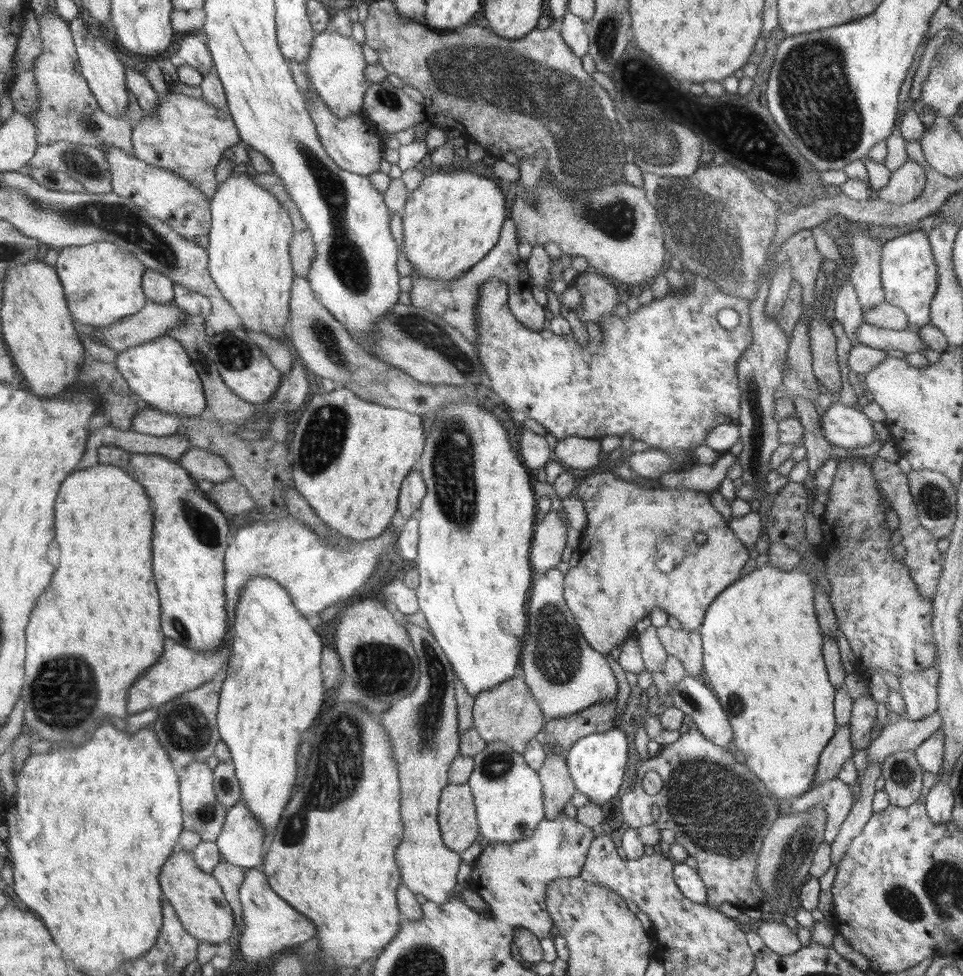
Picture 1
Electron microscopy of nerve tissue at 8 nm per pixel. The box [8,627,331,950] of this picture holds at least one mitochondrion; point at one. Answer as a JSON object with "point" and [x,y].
{"point":[56,682]}

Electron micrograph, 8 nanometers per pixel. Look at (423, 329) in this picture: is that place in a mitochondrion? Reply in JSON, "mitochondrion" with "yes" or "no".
{"mitochondrion":"yes"}

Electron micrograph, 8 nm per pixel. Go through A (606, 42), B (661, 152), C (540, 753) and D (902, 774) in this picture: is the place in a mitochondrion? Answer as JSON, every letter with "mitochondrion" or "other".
{"A":"mitochondrion","B":"mitochondrion","C":"other","D":"mitochondrion"}

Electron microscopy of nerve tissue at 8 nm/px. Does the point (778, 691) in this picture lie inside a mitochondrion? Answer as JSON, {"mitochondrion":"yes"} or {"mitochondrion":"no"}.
{"mitochondrion":"no"}

